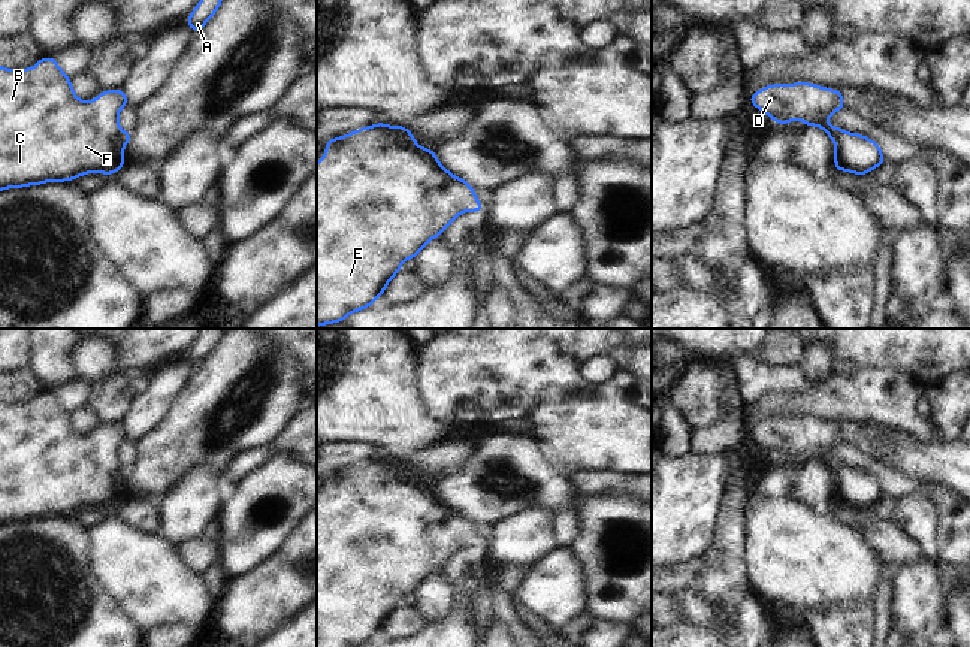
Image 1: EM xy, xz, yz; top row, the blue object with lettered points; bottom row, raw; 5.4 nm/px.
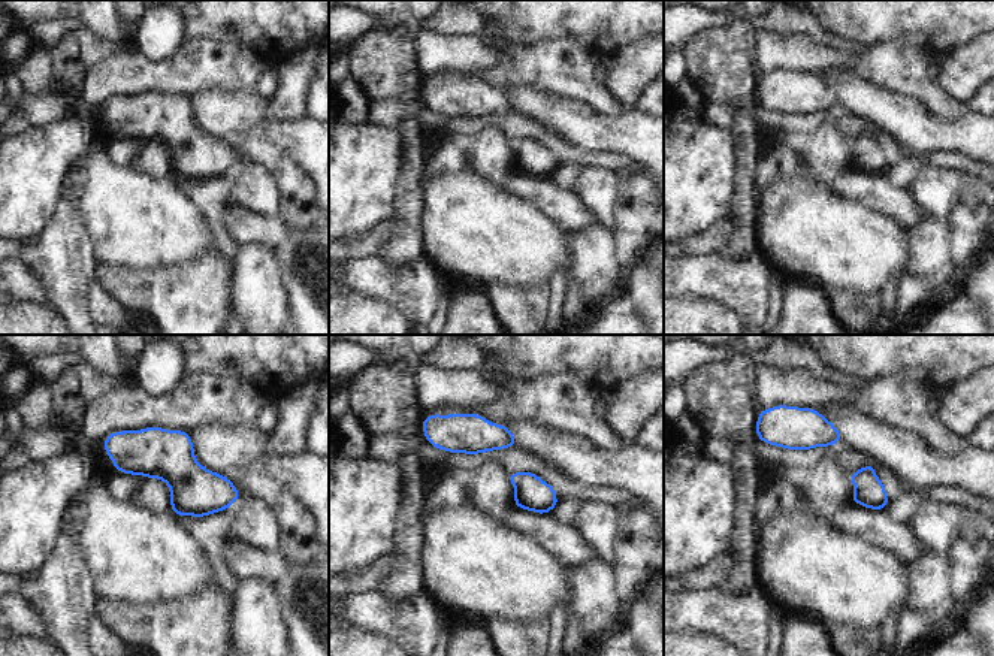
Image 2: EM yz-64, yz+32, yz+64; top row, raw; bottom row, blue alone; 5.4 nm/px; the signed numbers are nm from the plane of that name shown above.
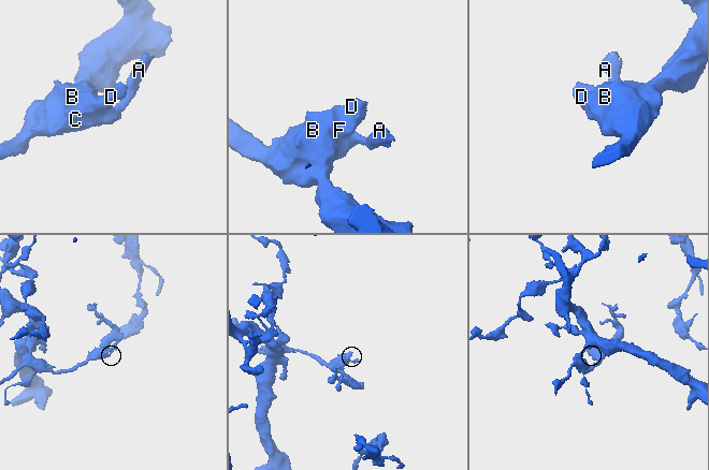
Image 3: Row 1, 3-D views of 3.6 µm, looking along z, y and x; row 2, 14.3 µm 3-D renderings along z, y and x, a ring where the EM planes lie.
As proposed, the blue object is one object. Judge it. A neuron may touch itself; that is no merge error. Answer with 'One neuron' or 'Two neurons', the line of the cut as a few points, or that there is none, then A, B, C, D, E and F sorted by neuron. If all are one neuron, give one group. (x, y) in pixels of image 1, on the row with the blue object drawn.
One neuron. No split. Groups: A B C D E F

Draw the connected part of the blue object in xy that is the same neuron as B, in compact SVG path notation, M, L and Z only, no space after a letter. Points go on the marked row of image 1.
M42 57L28 69L0 66L0 191L43 185L46 182L75 181L87 173L114 175L126 166L124 148L132 131L120 127L120 112L129 105L123 90L103 90L85 102L75 94L72 79L63 72L54 57Z

